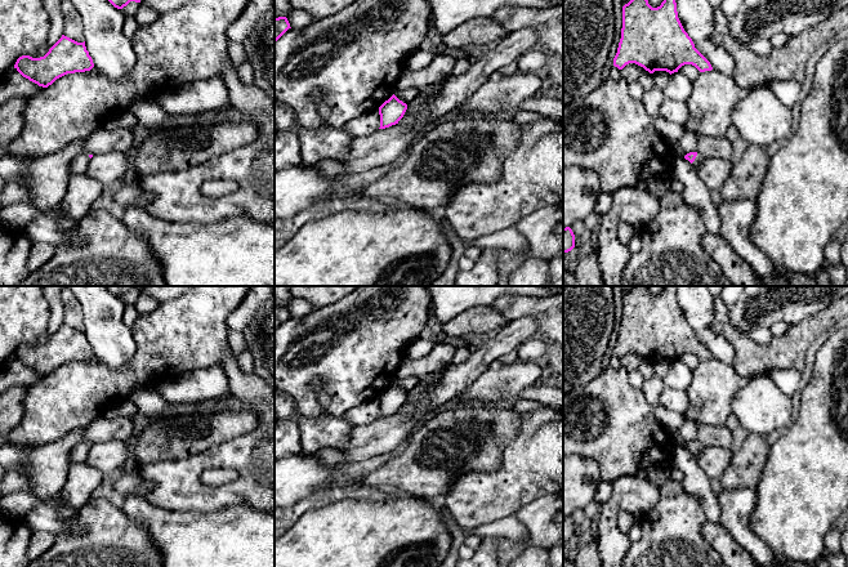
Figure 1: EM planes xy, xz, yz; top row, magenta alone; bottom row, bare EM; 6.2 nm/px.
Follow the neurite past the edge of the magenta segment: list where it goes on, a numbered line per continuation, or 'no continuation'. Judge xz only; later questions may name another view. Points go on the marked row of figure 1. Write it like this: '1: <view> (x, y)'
no continuation

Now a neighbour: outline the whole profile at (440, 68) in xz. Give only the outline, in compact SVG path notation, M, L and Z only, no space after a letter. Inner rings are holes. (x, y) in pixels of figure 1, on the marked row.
M447 52L445 54L437 54L427 67L419 71L405 68L396 82L397 90L410 88L421 90L432 84L443 82L452 75L456 61L458 58Z

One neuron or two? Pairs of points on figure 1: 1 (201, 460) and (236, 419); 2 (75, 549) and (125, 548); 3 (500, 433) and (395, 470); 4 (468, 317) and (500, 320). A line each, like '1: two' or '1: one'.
1: two
2: one
3: one
4: one

